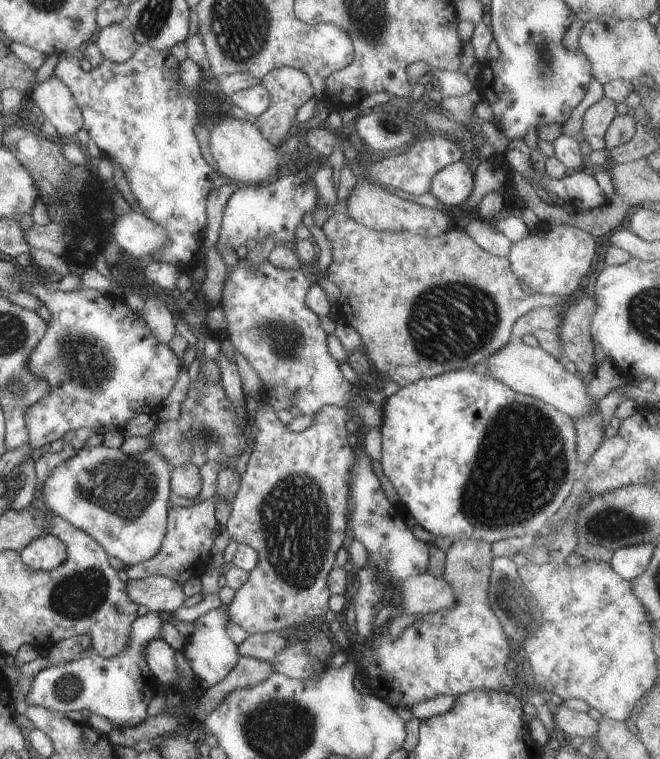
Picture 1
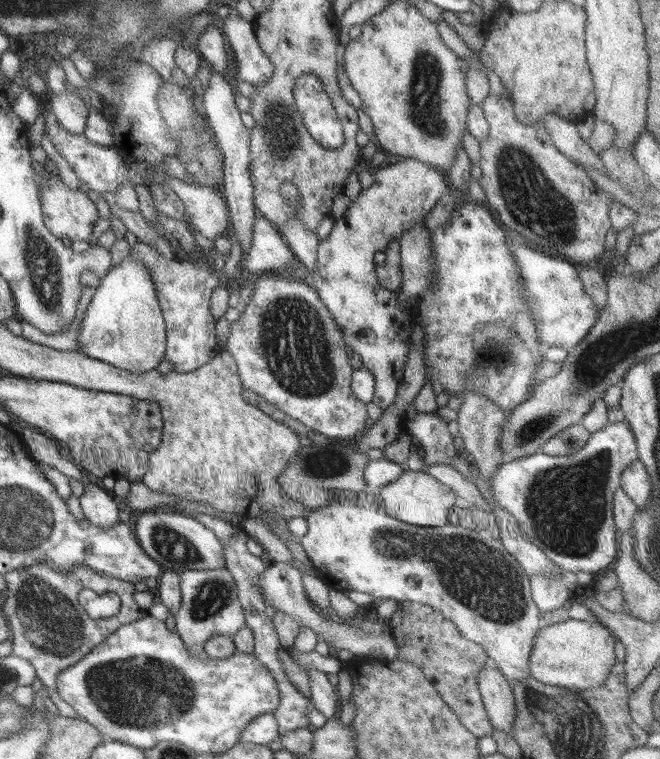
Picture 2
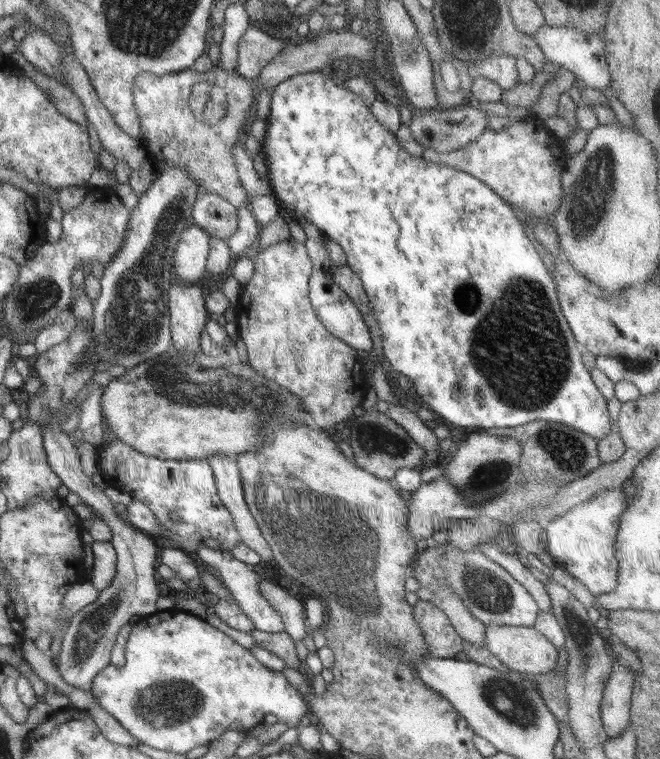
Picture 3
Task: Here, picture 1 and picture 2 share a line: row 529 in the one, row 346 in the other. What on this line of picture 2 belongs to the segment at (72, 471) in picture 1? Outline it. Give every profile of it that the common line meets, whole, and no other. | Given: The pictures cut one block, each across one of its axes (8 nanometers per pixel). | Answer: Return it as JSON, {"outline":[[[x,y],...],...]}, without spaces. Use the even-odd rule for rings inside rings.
{"outline":[[[128,254],[122,262],[111,269],[100,279],[100,285],[88,304],[86,315],[78,329],[78,351],[85,356],[110,364],[119,370],[132,373],[155,370],[164,360],[167,348],[165,320],[156,295],[156,287],[148,265],[144,261],[132,259]]]}

